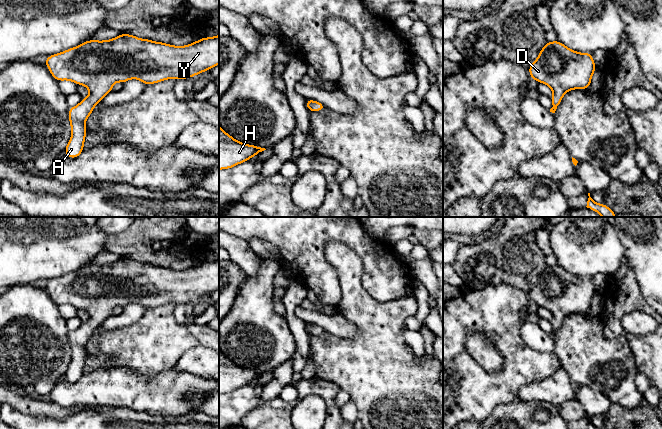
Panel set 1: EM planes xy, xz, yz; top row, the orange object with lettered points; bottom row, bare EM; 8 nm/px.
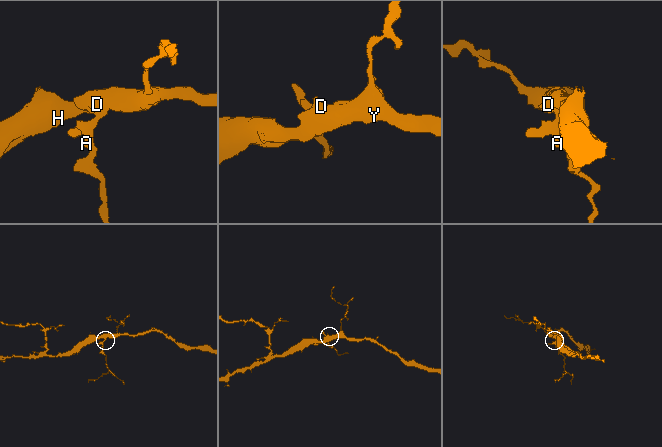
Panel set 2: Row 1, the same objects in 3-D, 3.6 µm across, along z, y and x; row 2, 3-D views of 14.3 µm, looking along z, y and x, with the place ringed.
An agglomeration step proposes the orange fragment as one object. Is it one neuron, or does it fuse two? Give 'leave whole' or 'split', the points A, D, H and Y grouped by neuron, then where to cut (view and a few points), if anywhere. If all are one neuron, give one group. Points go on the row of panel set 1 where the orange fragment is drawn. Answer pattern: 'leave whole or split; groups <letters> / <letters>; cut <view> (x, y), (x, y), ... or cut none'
leave whole; groups A D H Y; cut none

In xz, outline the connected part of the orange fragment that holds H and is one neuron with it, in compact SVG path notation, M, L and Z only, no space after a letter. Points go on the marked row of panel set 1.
M219 124L219 170L232 168L264 150L266 149L235 140Z

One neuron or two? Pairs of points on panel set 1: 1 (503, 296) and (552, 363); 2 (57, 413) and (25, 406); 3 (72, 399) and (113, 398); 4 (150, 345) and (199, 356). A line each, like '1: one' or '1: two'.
1: one
2: one
3: one
4: two

